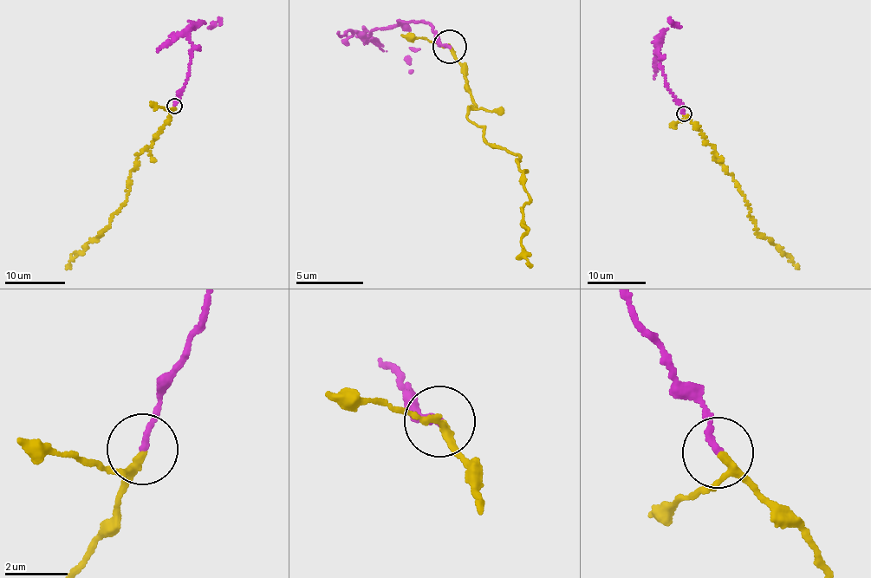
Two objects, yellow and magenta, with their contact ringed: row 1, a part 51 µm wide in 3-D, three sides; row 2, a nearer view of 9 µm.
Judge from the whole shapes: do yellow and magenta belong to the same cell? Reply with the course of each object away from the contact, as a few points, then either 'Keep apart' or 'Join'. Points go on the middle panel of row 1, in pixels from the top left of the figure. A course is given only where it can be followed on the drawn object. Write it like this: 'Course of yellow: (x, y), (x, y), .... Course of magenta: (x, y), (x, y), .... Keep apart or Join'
Course of yellow: (450, 46), (469, 81), (468, 113), (488, 144), (522, 156), (522, 250), (531, 268). Course of magenta: (450, 46), (424, 22), (397, 24), (364, 38), (403, 58), (409, 72), (412, 73). Keep apart

